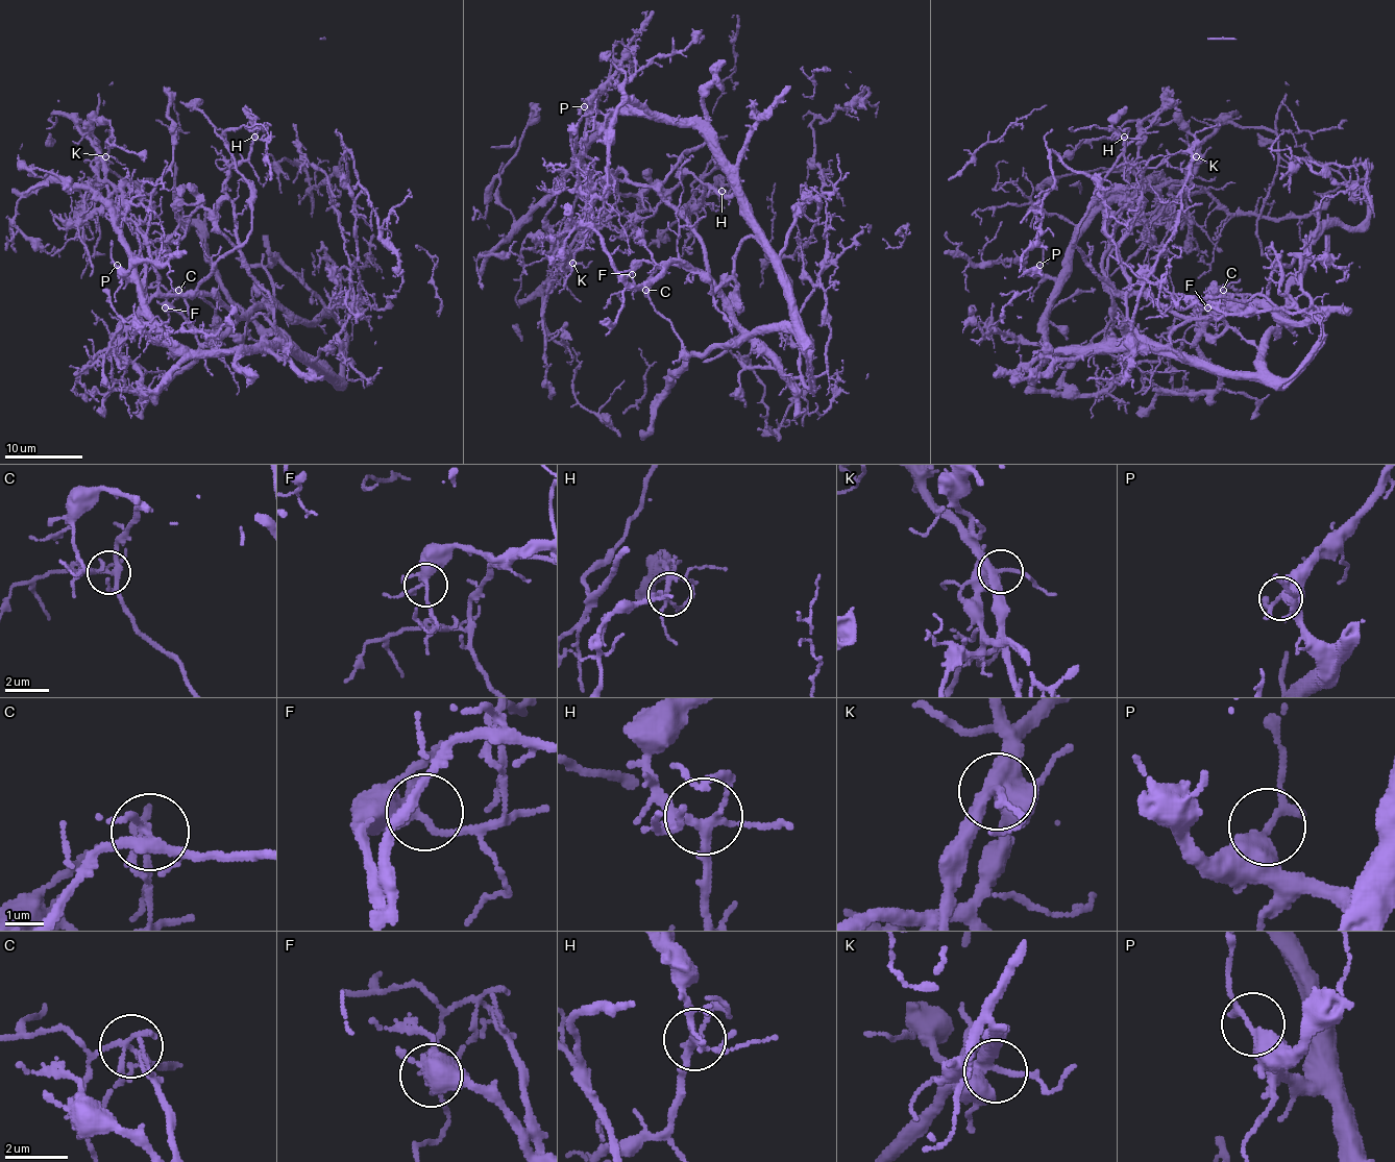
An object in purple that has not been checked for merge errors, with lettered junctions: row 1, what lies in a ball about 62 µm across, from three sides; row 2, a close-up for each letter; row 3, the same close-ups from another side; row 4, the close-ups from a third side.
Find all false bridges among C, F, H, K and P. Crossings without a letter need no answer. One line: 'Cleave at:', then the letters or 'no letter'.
Cleave at: C

